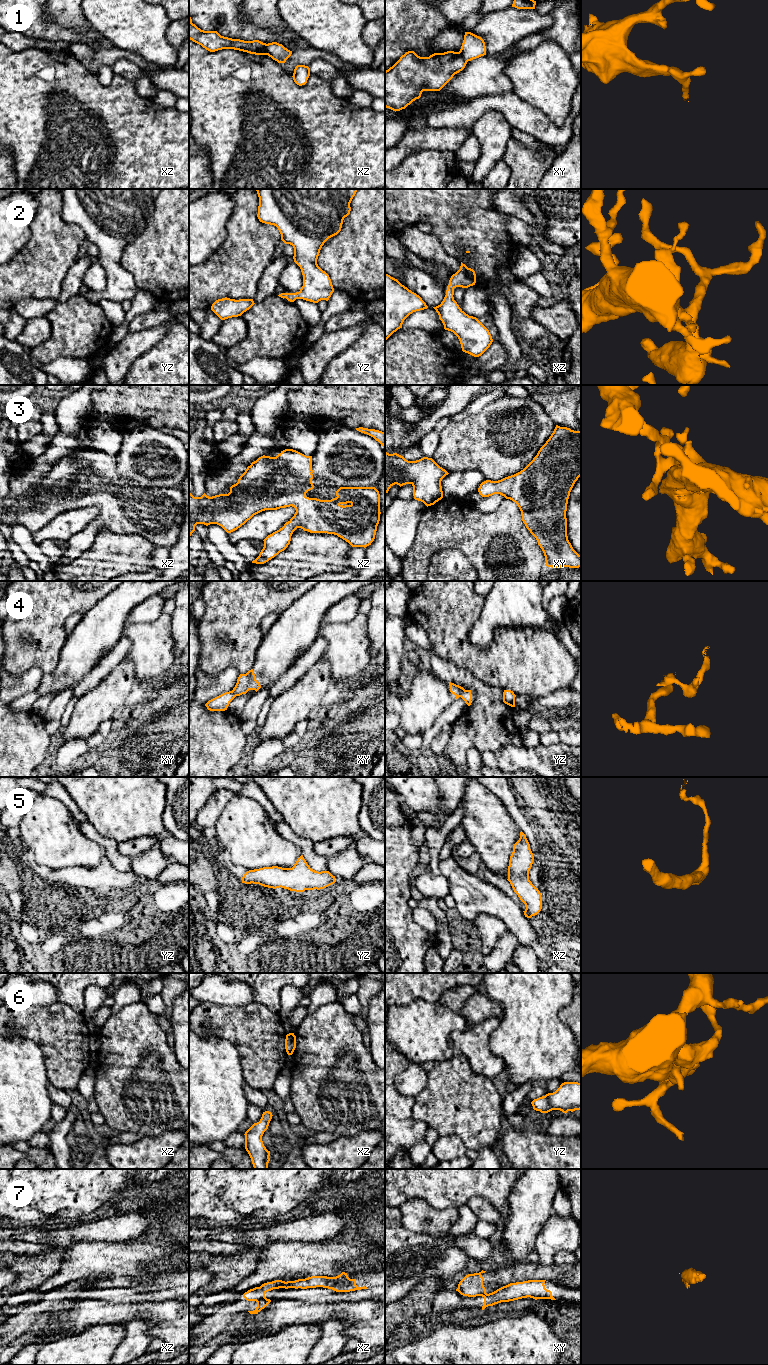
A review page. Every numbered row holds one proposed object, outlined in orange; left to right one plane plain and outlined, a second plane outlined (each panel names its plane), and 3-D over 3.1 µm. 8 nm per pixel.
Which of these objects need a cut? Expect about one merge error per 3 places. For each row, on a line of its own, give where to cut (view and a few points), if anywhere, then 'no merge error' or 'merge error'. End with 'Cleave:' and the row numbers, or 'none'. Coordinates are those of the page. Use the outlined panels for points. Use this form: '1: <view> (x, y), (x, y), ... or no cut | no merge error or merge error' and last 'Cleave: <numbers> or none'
1: xz (267, 44), (266, 54) | merge error
2: no cut | no merge error
3: no cut | no merge error
4: yz (464, 689), (459, 696) | merge error
5: no cut | no merge error
6: no cut | no merge error
7: xy (486, 1293), (480, 1295) | merge error
Cleave: 1, 4, 7

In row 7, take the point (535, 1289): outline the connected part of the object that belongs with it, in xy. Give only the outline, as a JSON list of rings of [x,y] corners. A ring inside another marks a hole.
[[[528,1280],[523,1282],[510,1283],[496,1291],[481,1295],[484,1298],[482,1310],[488,1306],[493,1306],[501,1302],[509,1302],[522,1298],[551,1299],[556,1300],[552,1296],[552,1292],[545,1288],[546,1280]]]

